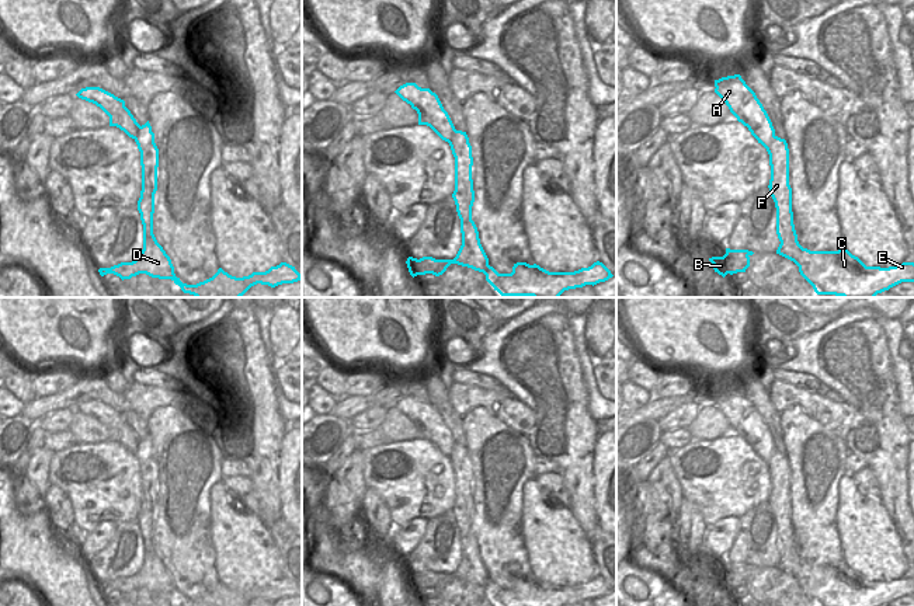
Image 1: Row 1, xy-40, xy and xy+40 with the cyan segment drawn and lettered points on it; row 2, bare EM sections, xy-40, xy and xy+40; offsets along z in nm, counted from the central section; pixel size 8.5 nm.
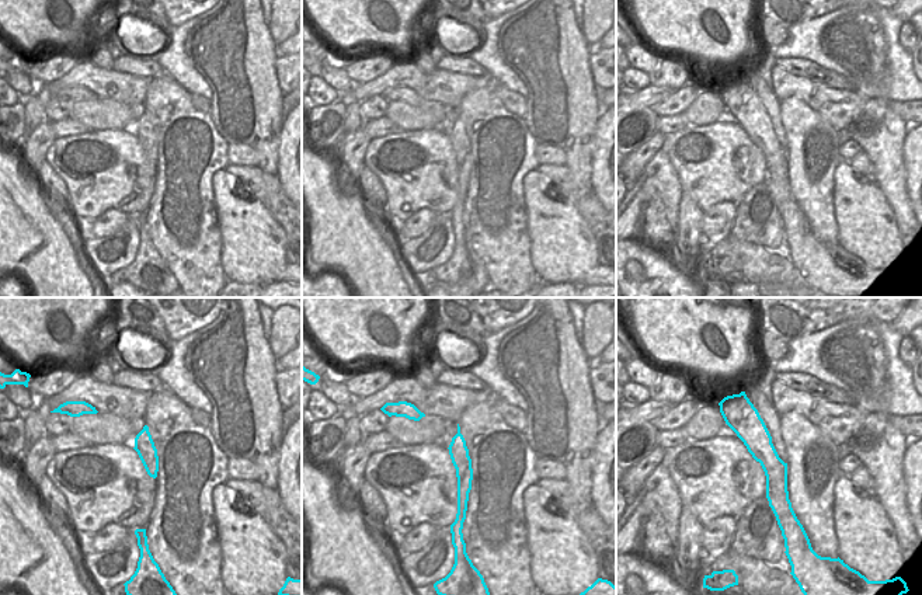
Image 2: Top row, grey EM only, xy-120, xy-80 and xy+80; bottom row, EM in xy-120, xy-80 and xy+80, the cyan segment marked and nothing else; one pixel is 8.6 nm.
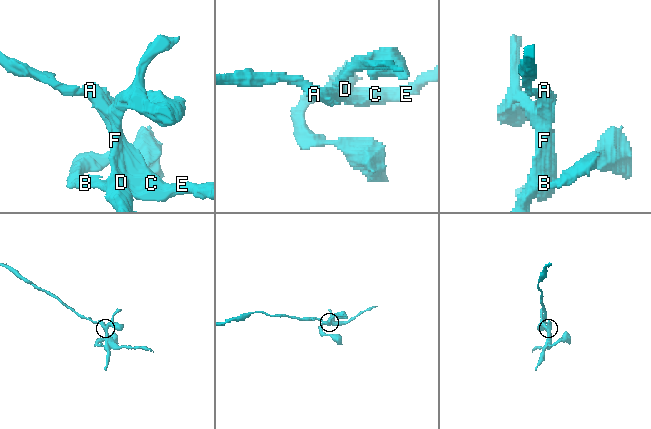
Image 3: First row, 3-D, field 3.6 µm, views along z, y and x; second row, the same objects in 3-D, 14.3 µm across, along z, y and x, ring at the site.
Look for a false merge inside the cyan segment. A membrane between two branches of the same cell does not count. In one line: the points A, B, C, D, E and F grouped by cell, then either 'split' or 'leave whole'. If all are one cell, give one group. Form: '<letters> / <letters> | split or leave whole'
A C E / B D F | split

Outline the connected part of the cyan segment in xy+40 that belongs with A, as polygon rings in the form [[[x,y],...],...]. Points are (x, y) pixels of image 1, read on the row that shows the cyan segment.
[[[740,74],[715,80],[715,93],[726,102],[730,112],[748,128],[751,135],[768,149],[775,137],[772,122]]]

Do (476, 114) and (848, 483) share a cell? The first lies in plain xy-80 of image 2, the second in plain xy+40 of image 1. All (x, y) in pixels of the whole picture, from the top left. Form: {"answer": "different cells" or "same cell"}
{"answer": "different cells"}

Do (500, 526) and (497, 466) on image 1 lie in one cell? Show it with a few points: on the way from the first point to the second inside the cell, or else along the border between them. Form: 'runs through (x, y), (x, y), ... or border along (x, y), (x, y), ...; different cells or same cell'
runs through (497, 511), (497, 481); same cell

